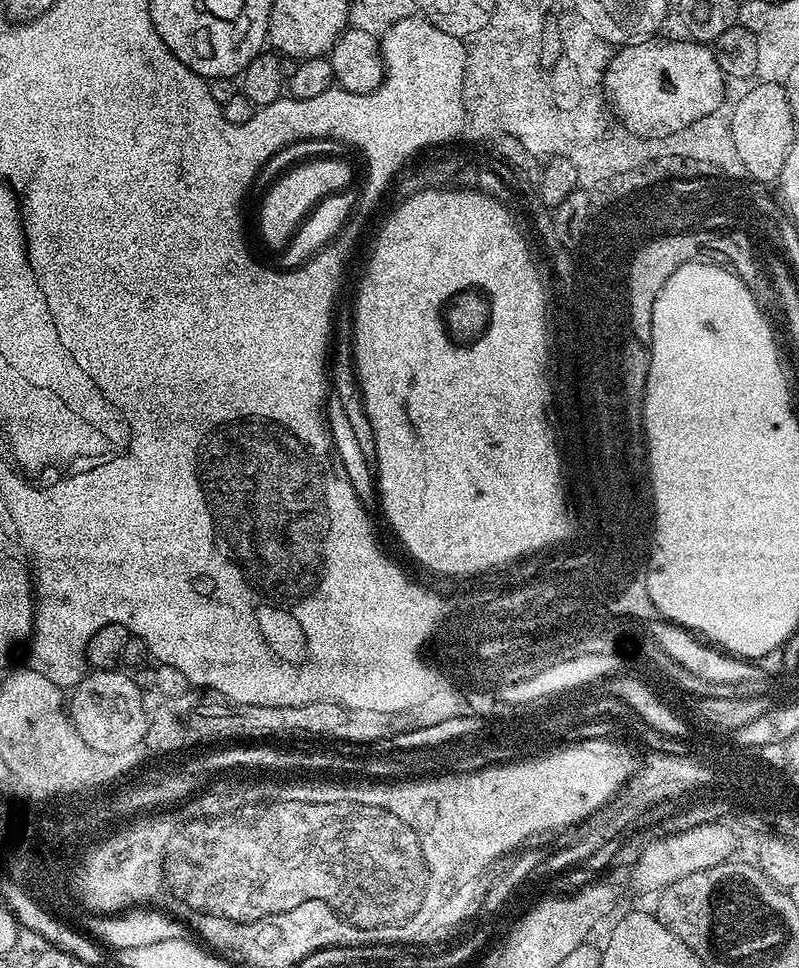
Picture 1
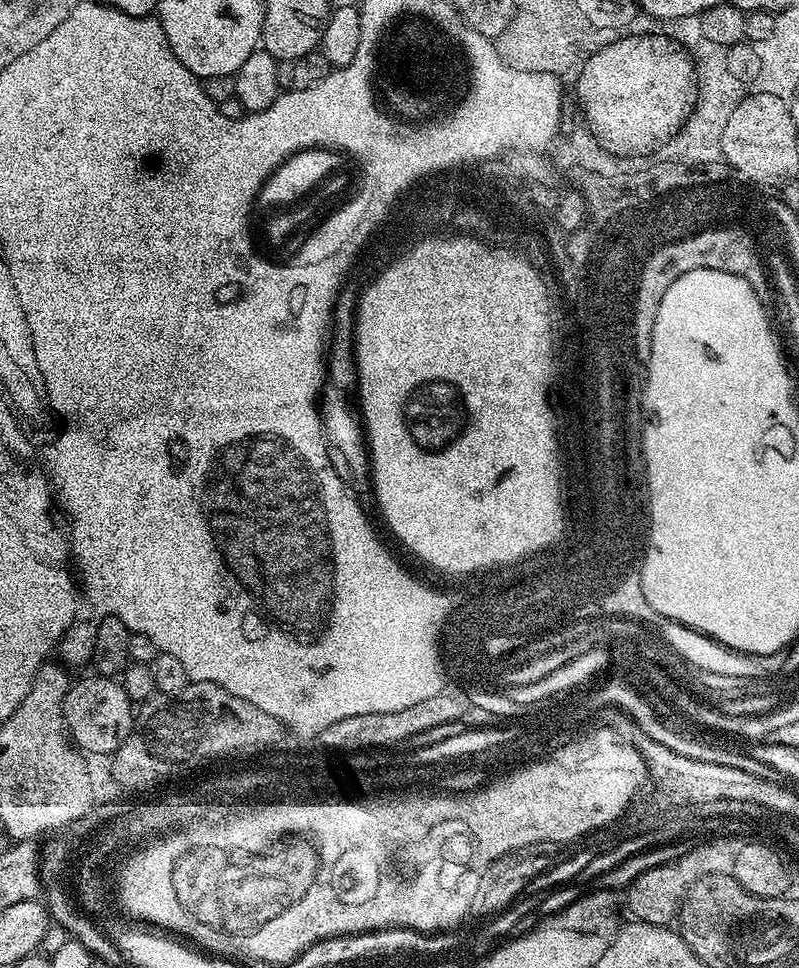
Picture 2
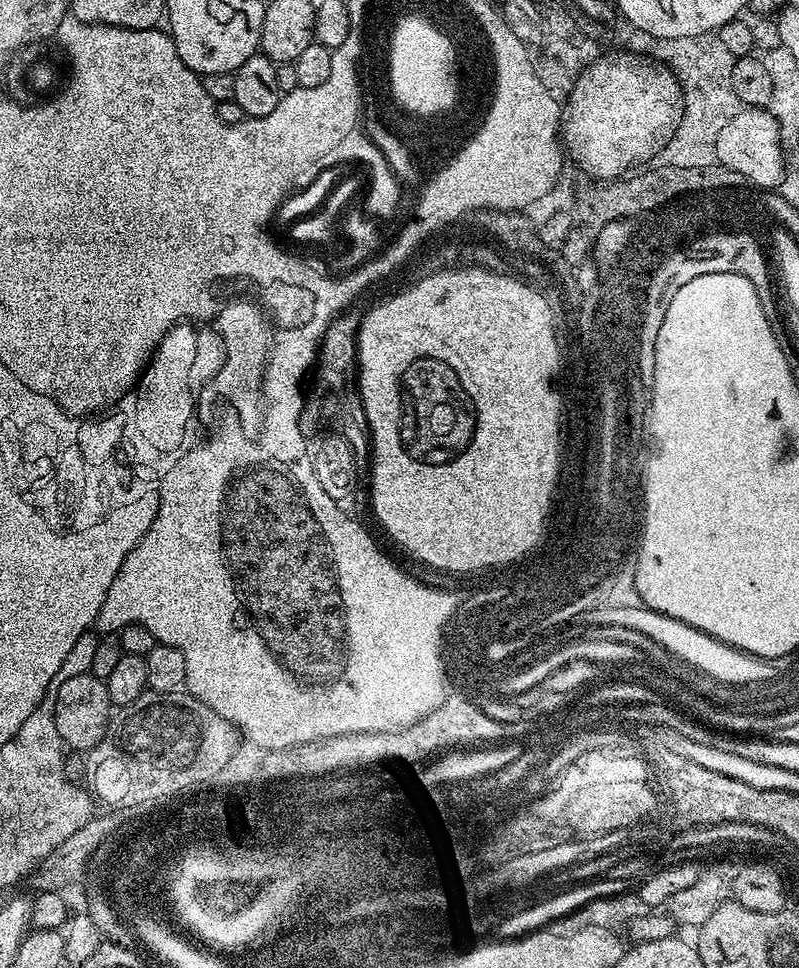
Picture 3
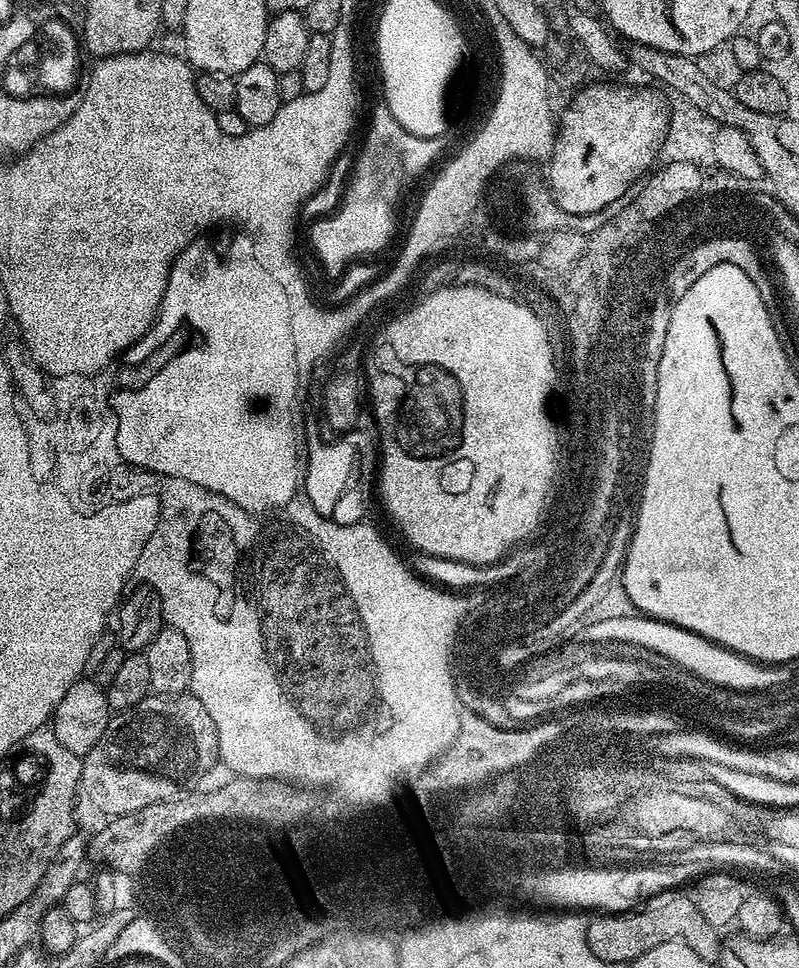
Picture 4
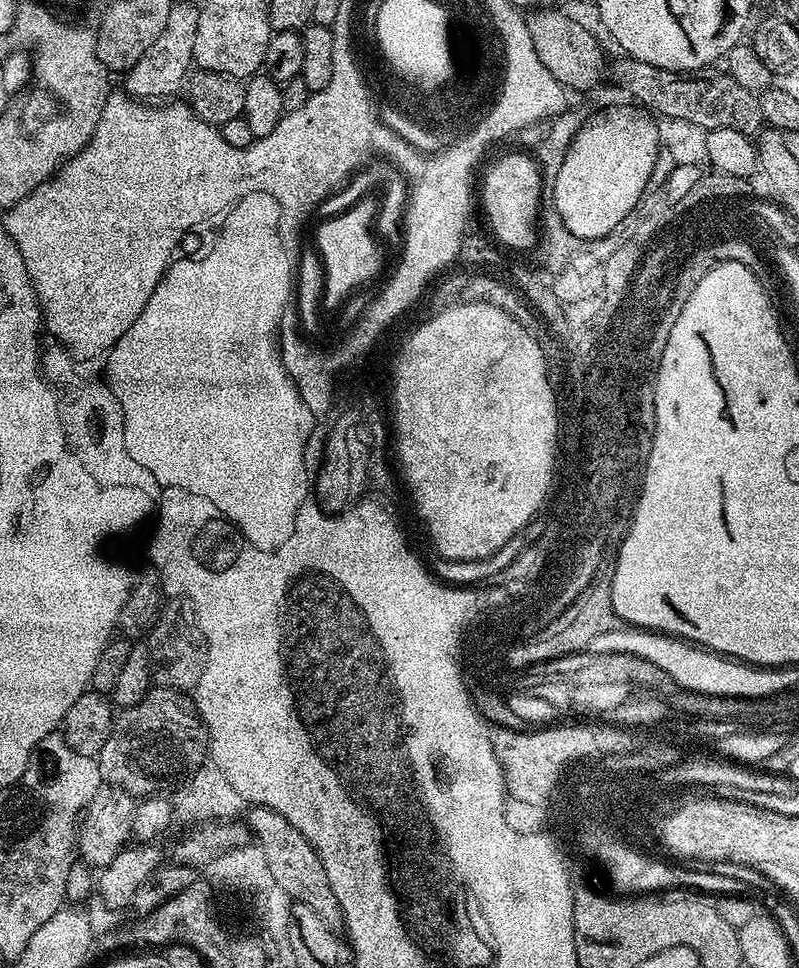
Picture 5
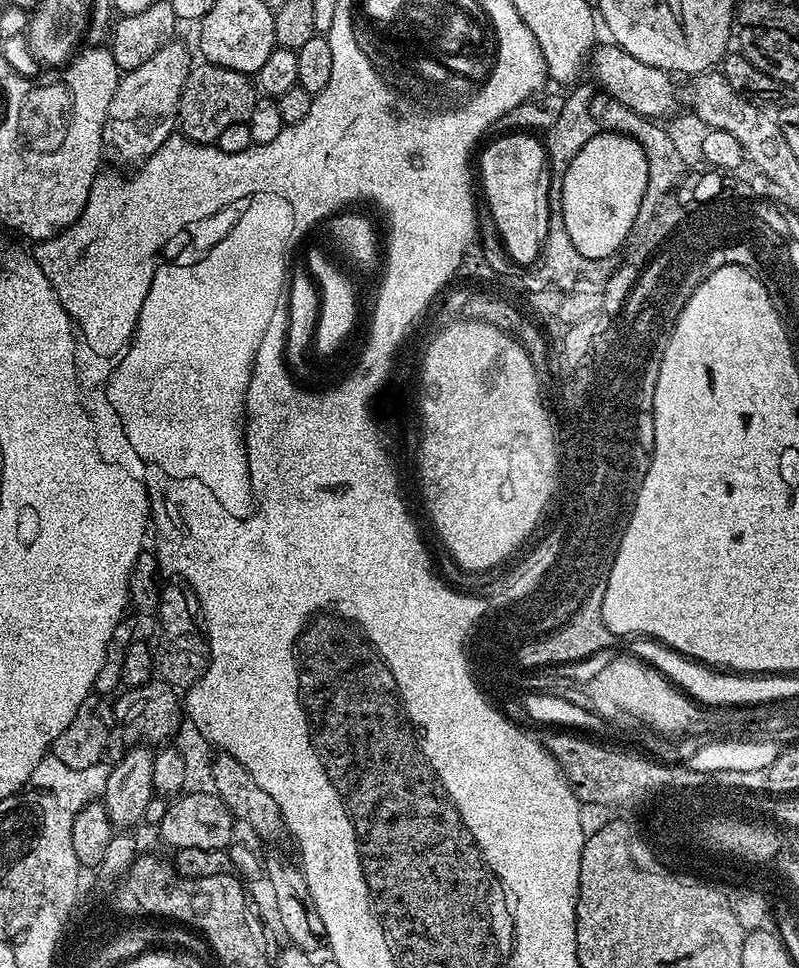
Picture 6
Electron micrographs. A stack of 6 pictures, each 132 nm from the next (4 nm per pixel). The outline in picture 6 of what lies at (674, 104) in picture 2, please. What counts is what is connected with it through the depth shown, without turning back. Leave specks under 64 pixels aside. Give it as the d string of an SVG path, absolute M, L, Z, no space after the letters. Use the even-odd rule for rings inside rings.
M603 132L594 138L590 138L586 142L586 146L582 146L582 150L580 150L578 154L574 156L574 160L570 161L568 164L566 172L568 174L568 179L565 180L564 194L565 216L567 216L566 231L570 236L571 242L573 242L573 247L578 250L579 254L584 255L588 259L602 259L607 256L617 255L628 242L628 235L634 226L636 216L638 216L640 211L645 207L642 202L642 193L644 193L646 182L648 181L648 159L642 150L642 146L634 138L624 136L620 132Z

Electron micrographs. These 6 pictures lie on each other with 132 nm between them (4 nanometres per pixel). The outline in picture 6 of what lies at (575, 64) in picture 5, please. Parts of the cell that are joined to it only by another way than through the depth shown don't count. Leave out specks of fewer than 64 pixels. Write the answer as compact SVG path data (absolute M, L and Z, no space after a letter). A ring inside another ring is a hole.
M615 42L601 43L593 51L590 57L590 72L597 85L606 94L618 98L622 106L628 112L633 112L639 116L646 116L649 120L659 121L662 117L671 117L677 111L676 108L676 84L669 73L654 66L646 66L634 58L624 48L617 46Z

